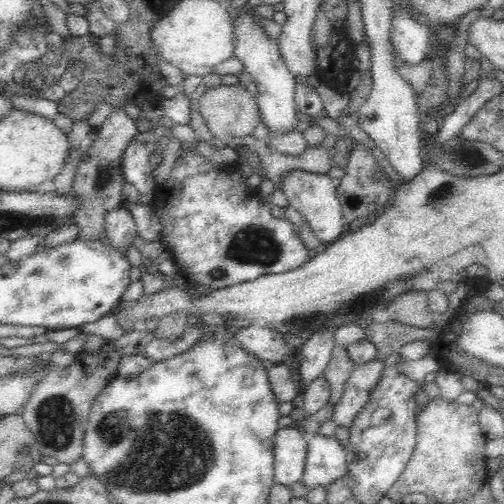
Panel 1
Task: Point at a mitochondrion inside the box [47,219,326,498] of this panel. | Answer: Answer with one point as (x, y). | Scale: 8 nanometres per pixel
(170, 452)

